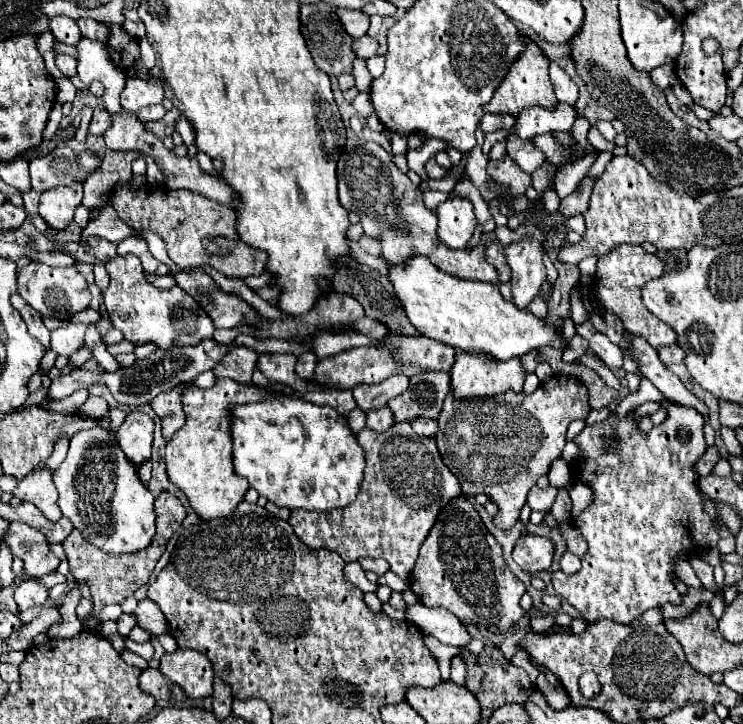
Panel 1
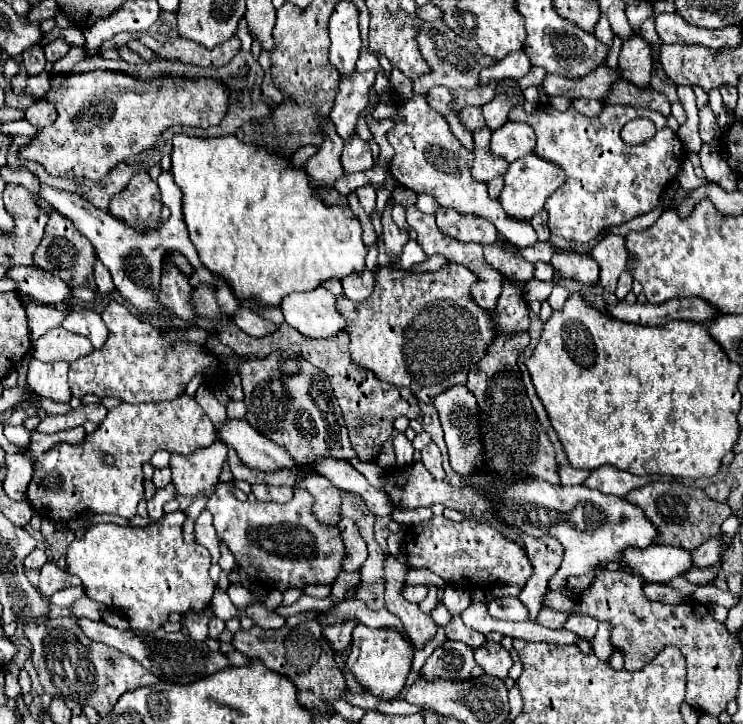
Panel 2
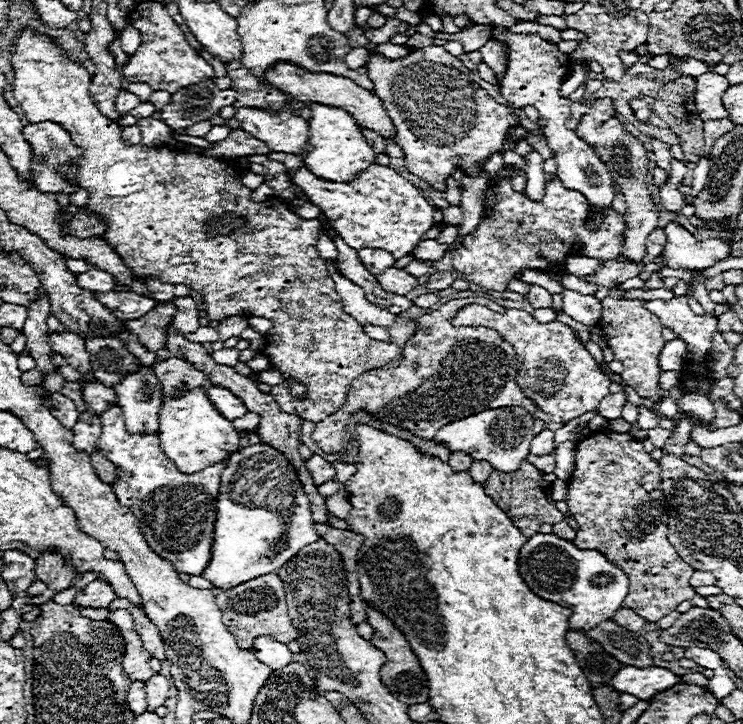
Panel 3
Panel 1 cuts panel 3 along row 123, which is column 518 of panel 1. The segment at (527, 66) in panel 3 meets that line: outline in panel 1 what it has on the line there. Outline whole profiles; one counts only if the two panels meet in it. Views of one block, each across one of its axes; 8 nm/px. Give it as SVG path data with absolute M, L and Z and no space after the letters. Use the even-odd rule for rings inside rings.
M526 534L522 540L516 542L512 550L512 558L524 572L538 574L538 572L550 570L554 550L556 546L550 538L538 536L538 534Z

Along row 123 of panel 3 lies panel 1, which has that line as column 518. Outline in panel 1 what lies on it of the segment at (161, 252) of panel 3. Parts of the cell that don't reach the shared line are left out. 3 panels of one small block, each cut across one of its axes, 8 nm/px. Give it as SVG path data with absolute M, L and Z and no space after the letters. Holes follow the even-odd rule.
M524 40L526 50L518 56L518 60L512 62L512 68L508 68L508 74L504 76L504 80L500 82L500 86L496 88L492 100L488 104L484 104L484 112L492 112L492 114L520 114L524 108L540 104L544 108L554 108L556 104L556 96L552 90L552 82L548 76L548 68L550 68L550 60L542 54L542 50L530 40Z

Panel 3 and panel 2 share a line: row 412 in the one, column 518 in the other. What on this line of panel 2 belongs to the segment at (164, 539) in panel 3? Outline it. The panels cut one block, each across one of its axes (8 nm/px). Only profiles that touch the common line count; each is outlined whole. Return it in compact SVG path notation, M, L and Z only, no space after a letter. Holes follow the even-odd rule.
M516 104L508 114L512 122L526 122L536 132L534 154L560 166L566 172L566 182L544 204L548 212L548 228L552 234L588 244L612 224L624 224L658 206L662 192L672 182L684 162L684 148L678 136L670 130L666 118L654 110L632 106L606 106L600 116L588 118L576 108L558 112L550 104L540 104L532 114L526 114L522 104ZM634 118L648 118L656 124L656 140L643 144L626 144L620 132Z

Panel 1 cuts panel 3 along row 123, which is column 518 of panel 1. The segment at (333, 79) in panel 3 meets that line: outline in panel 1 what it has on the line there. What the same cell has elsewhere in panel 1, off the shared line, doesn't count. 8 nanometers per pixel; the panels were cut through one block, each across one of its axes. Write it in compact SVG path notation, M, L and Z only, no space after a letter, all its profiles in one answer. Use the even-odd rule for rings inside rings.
M458 352L456 362L450 370L450 386L456 398L472 398L472 396L494 396L506 390L522 392L526 370L518 360L492 360L492 356L480 356L480 352Z

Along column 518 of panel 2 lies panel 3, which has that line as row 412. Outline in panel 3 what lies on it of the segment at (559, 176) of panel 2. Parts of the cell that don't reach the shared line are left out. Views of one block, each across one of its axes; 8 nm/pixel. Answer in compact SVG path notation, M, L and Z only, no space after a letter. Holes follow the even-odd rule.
M204 388L184 390L174 398L164 398L160 410L160 442L162 450L172 462L176 462L178 470L192 474L214 462L226 462L232 452L238 450L238 432L232 422L226 420L214 404L208 400Z

